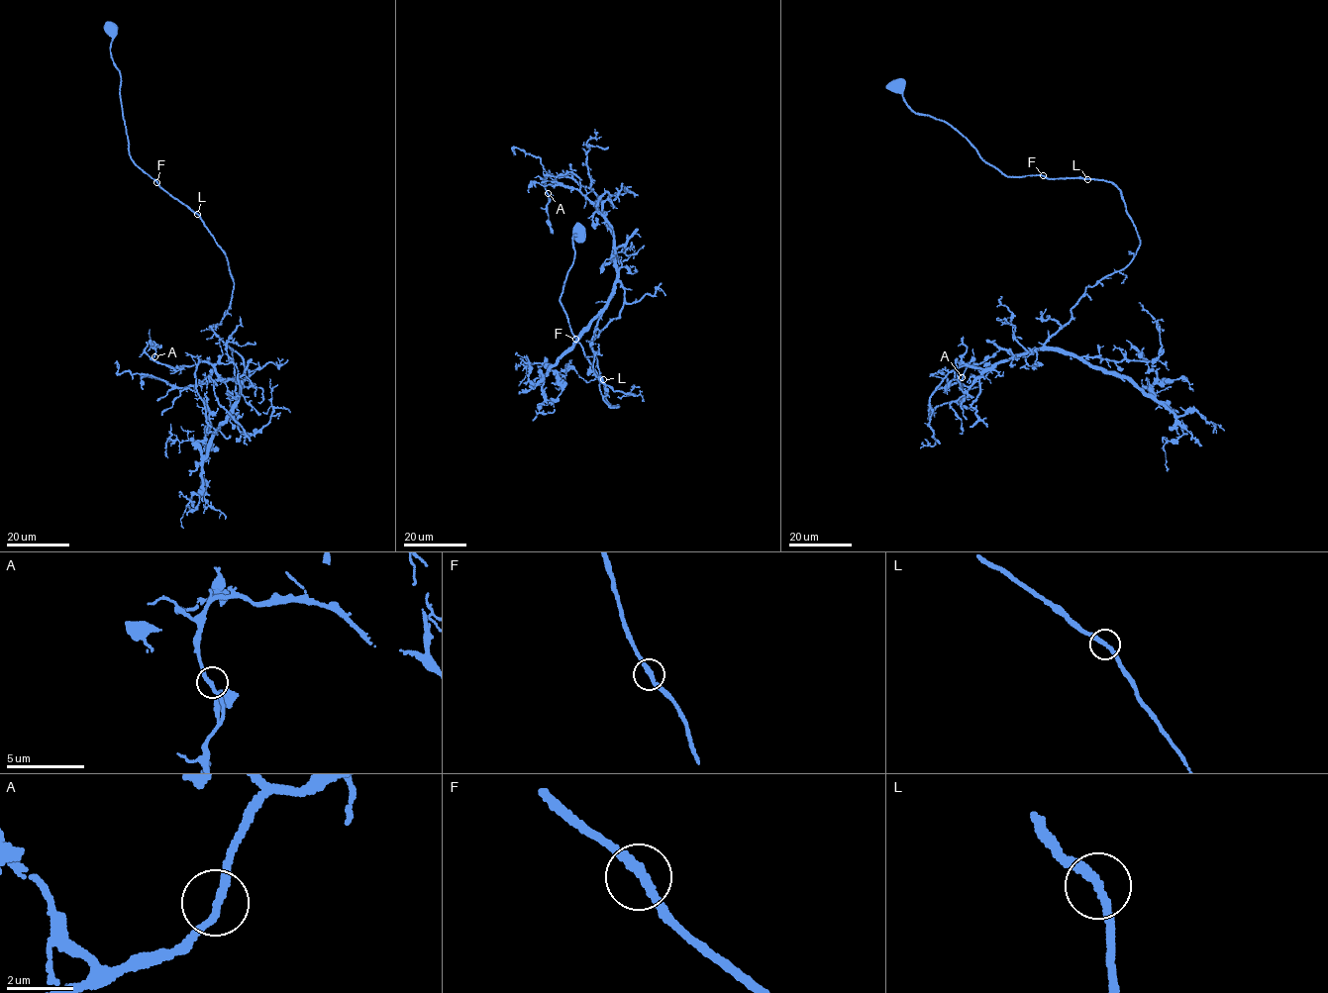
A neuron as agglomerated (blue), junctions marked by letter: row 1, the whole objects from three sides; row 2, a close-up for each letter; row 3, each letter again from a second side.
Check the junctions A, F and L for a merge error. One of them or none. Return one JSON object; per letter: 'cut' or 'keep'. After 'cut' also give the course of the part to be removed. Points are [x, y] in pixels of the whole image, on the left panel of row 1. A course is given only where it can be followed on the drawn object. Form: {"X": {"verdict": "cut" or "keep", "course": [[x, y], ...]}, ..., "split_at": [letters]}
{"A": {"verdict": "keep"}, "F": {"verdict": "keep"}, "L": {"verdict": "keep"}, "split_at": []}

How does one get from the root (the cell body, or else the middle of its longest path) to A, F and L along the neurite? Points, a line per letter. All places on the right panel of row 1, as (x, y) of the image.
A: (899, 85), (1007, 175), (1109, 181), (1140, 240), (1041, 347), (963, 365), (948, 387), (962, 377)
F: (899, 85), (911, 109), (947, 122), (978, 155), (1003, 173), (1043, 175)
L: (899, 85), (902, 85), (904, 101), (911, 109), (947, 122), (969, 141), (978, 155), (1007, 175), (1087, 178)

